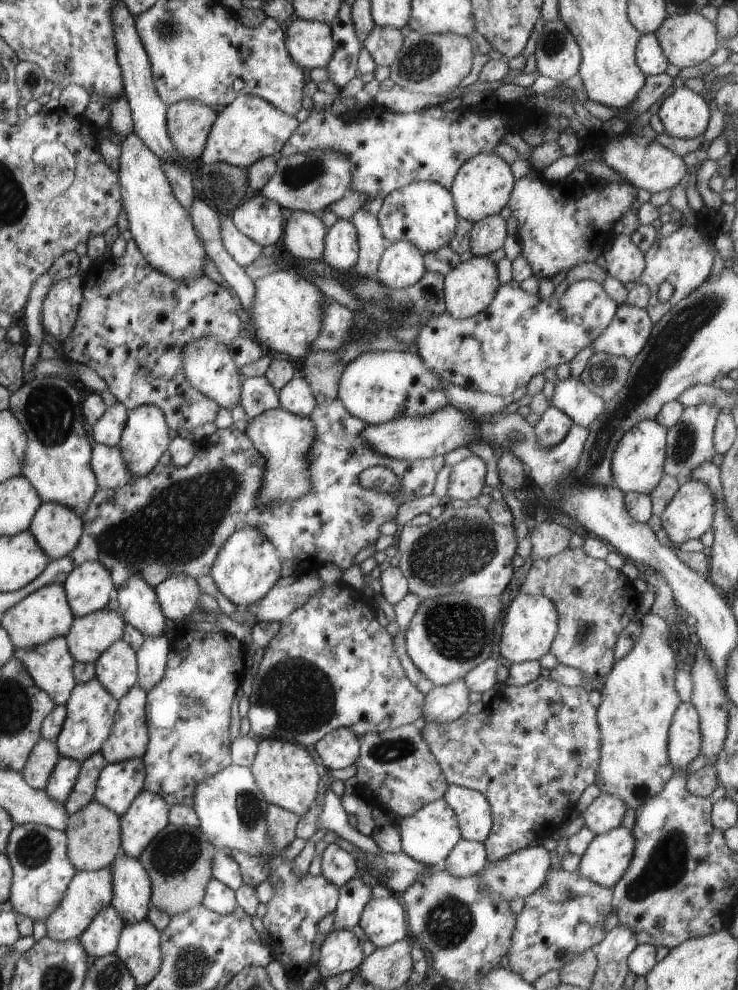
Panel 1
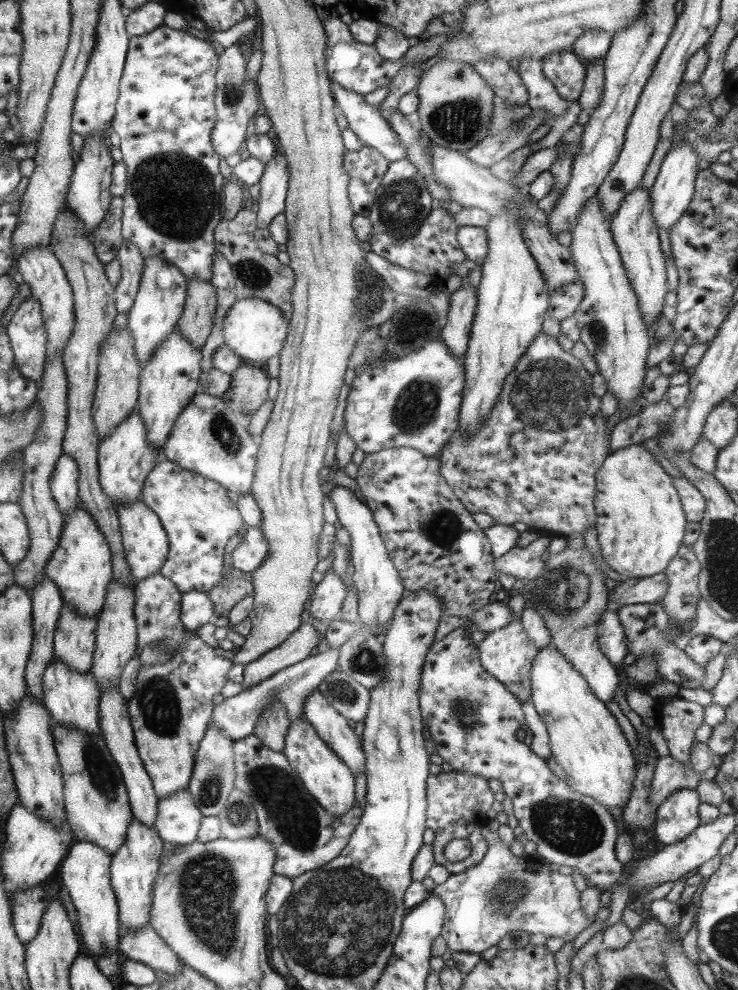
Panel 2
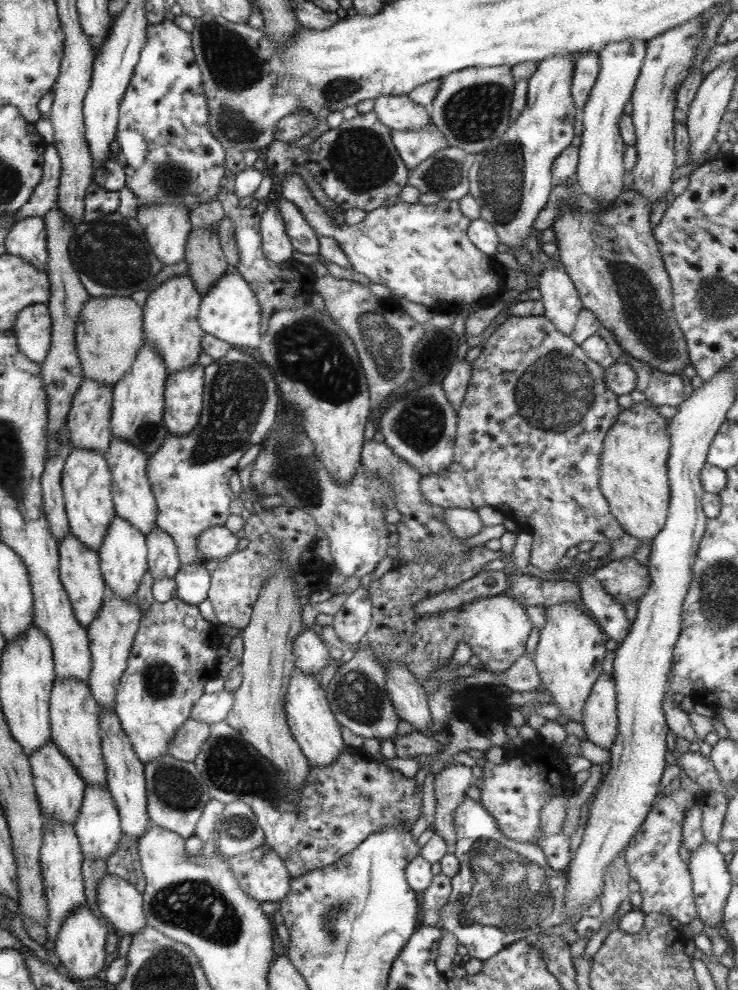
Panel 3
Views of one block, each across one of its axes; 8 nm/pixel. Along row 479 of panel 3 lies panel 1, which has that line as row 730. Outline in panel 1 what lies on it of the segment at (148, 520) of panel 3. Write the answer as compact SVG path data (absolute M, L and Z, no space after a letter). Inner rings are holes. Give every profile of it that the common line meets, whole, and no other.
M136 683L121 699L109 737L100 752L107 763L143 757L148 742L146 692Z

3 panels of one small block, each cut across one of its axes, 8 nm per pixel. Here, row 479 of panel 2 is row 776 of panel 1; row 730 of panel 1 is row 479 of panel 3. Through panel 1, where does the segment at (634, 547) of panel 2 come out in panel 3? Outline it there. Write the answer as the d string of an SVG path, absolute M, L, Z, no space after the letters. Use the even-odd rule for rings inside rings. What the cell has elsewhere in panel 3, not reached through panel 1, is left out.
M641 403L632 404L627 410L621 409L602 442L598 482L601 494L623 532L640 542L652 540L664 527L668 515L668 448L665 418L655 413L652 405Z

